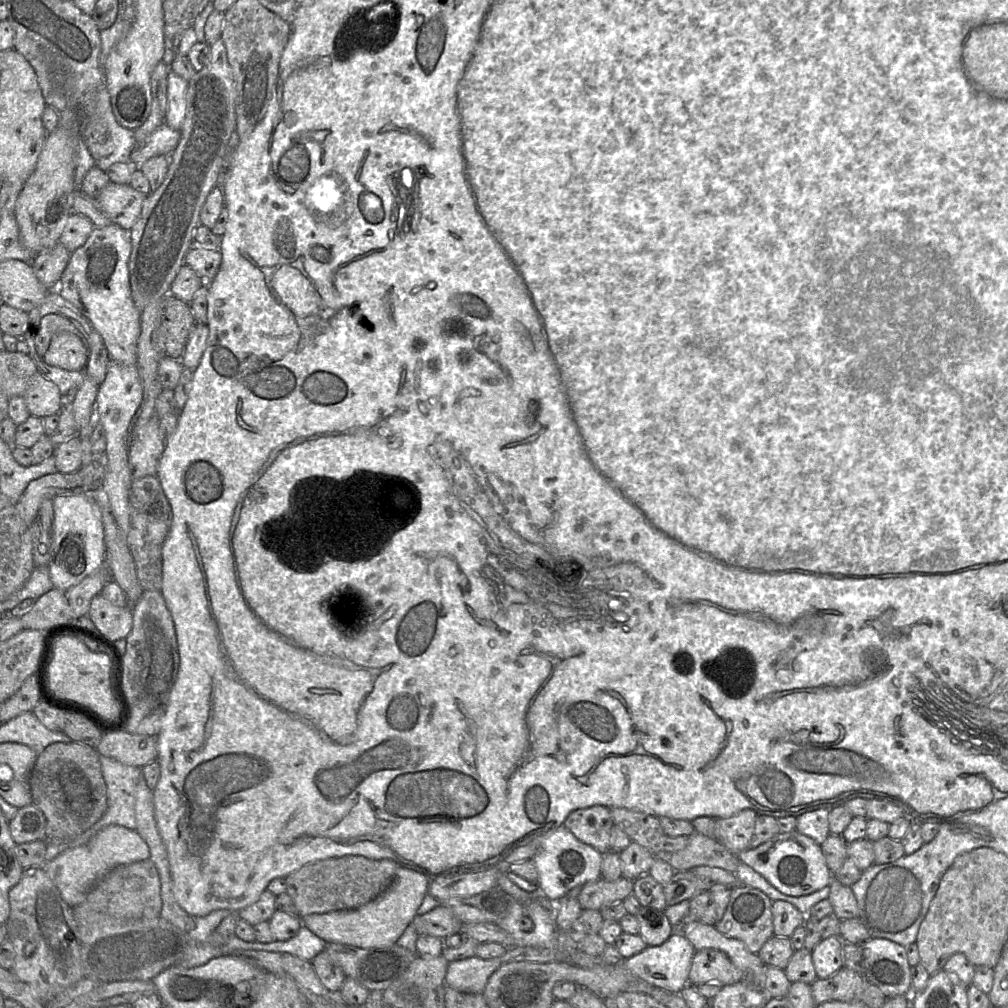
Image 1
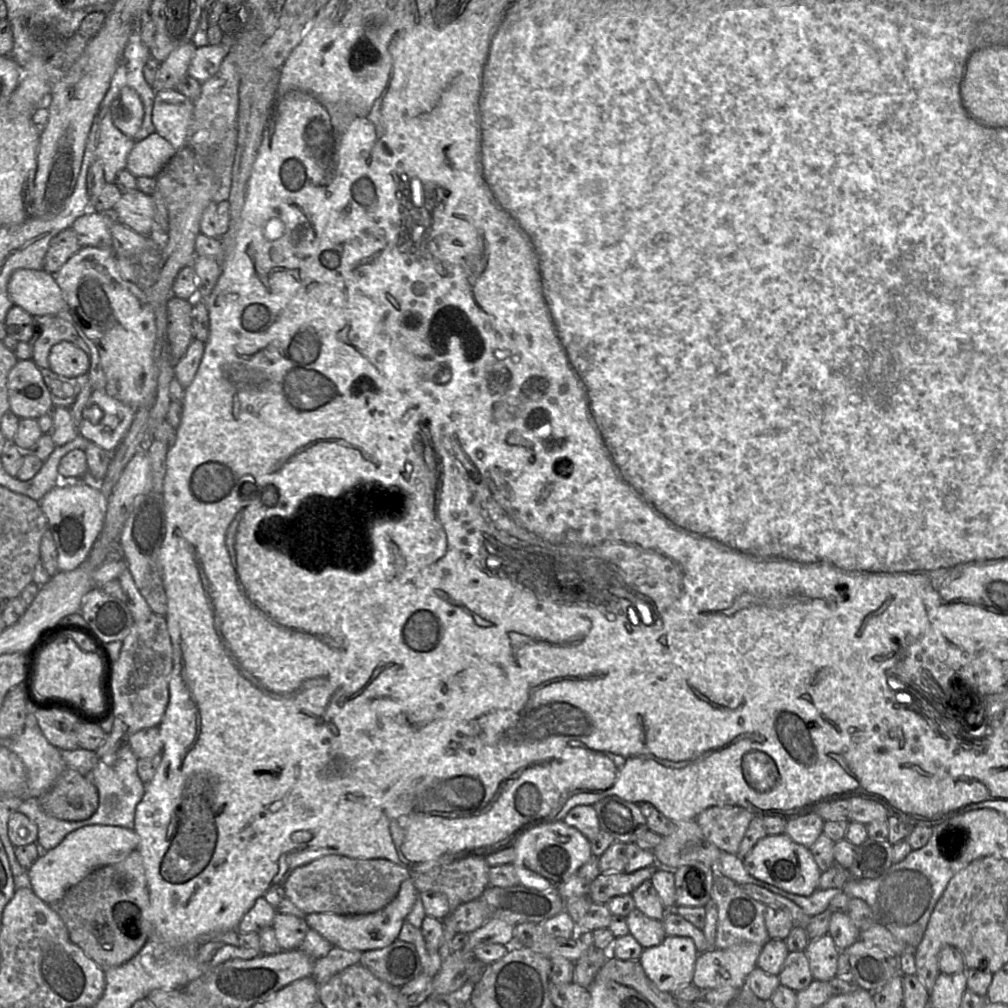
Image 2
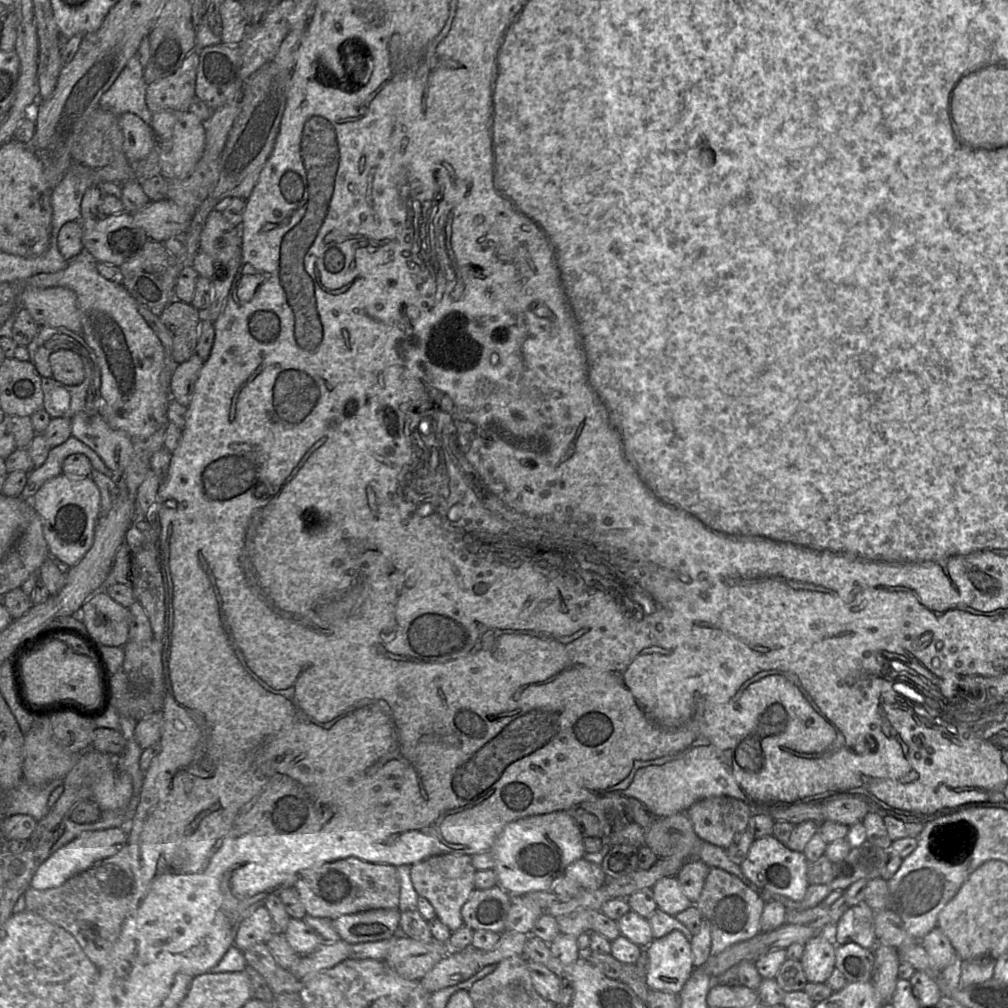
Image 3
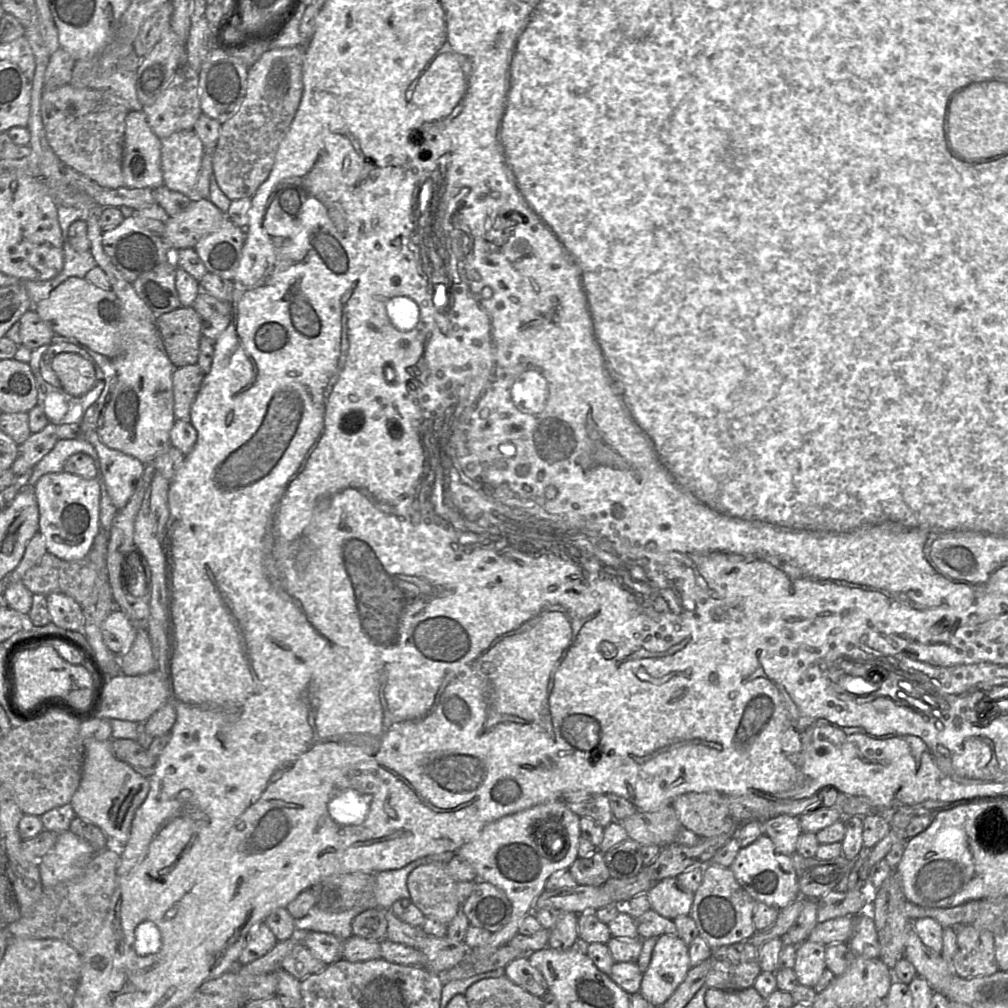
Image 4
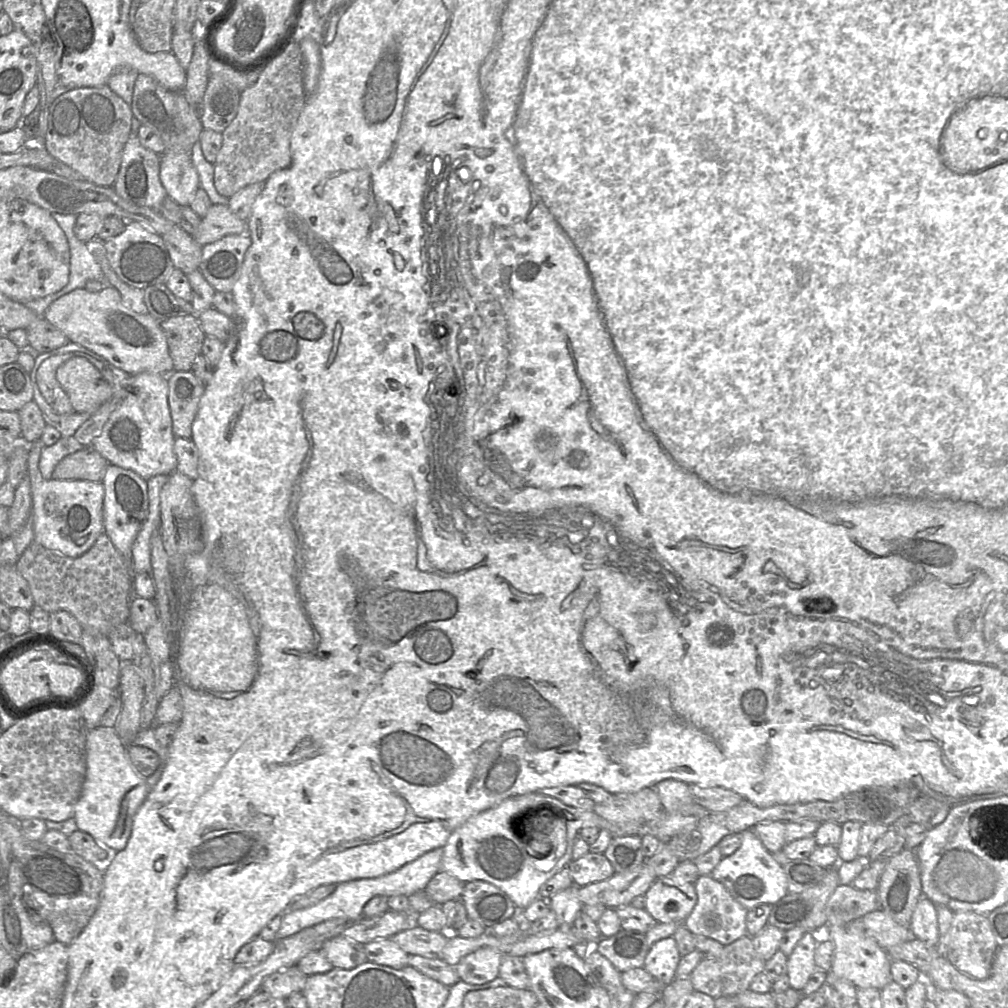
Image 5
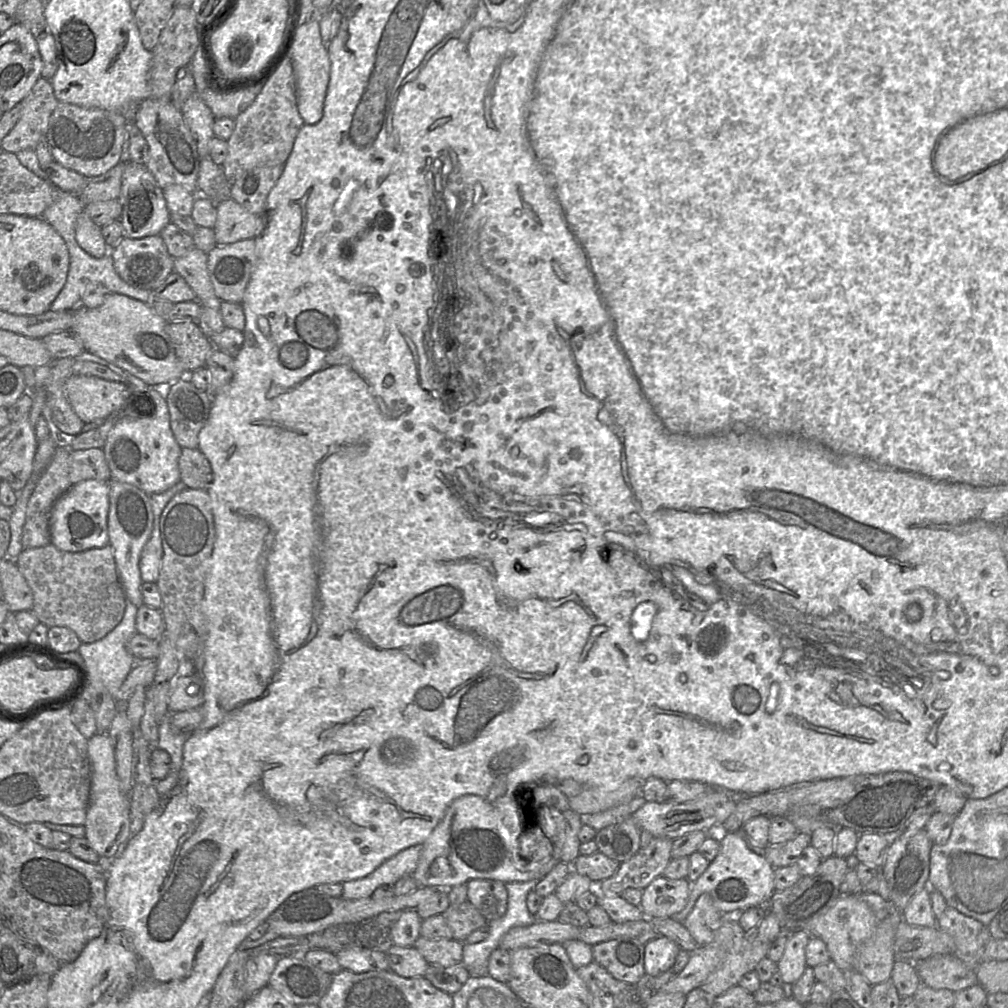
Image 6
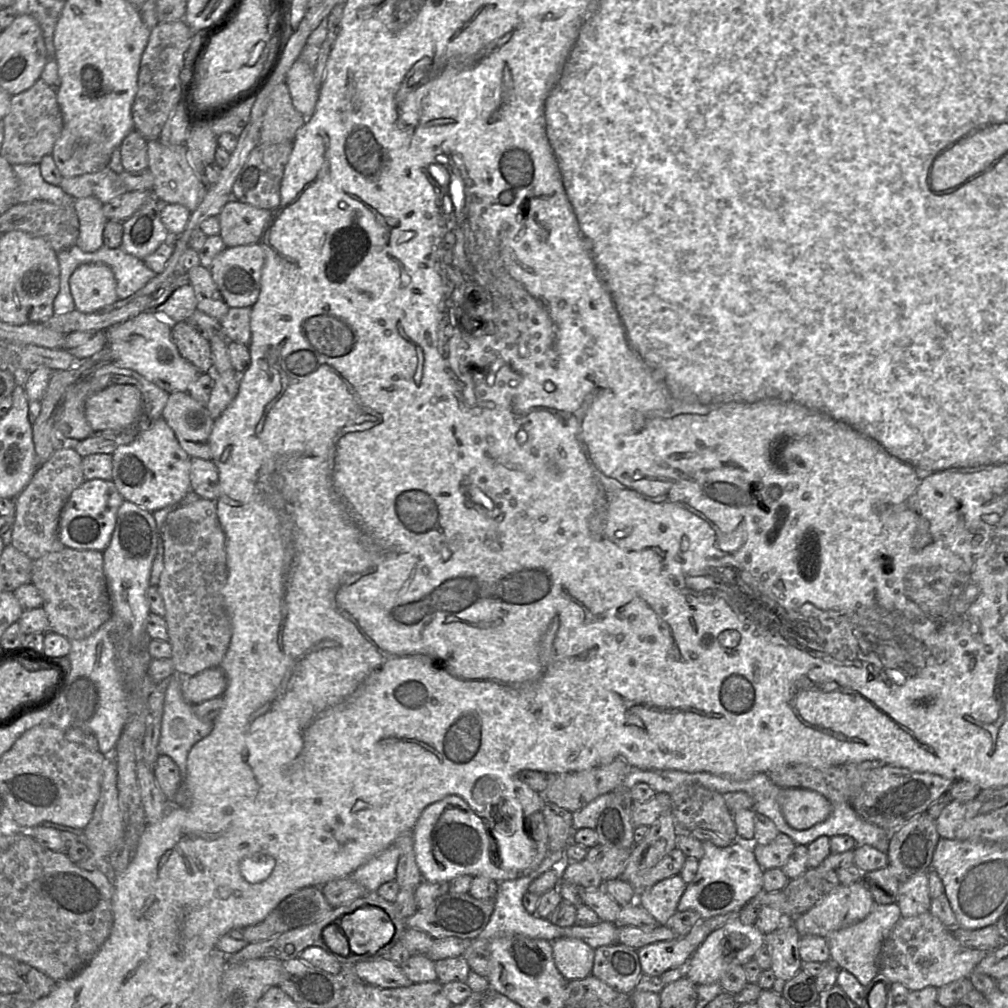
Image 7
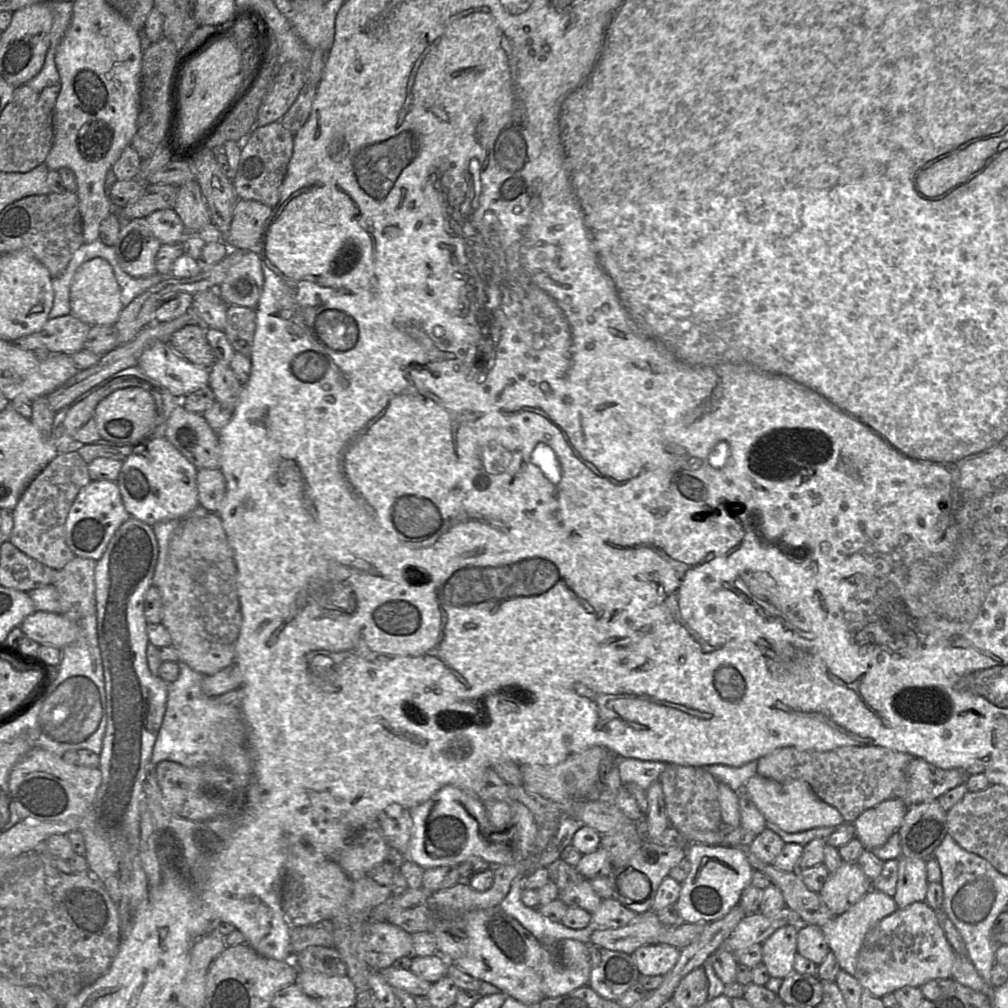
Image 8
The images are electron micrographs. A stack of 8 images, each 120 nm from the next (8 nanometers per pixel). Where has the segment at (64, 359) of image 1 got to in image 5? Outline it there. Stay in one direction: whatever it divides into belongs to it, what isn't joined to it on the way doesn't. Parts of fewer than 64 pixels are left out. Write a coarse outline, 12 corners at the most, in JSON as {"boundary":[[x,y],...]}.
{"boundary":[[85,357],[56,377],[76,412],[94,413],[112,387]]}

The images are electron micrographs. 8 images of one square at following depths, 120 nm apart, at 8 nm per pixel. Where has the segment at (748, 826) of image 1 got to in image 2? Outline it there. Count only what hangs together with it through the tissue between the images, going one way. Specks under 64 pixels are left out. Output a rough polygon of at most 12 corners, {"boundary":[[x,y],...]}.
{"boundary":[[713,806],[695,819],[721,851],[737,854],[755,814]]}

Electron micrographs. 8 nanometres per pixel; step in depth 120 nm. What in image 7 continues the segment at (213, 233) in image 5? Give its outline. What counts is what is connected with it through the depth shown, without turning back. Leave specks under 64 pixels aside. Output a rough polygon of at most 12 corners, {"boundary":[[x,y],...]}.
{"boundary":[[231,198],[218,215],[226,247],[258,243],[271,211]]}

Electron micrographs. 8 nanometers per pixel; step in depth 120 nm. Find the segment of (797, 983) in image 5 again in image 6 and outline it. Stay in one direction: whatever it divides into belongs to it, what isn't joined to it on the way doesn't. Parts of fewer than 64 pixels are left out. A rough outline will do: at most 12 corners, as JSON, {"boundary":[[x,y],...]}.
{"boundary":[[806,931],[789,935],[778,962],[784,983],[793,985],[805,972]]}

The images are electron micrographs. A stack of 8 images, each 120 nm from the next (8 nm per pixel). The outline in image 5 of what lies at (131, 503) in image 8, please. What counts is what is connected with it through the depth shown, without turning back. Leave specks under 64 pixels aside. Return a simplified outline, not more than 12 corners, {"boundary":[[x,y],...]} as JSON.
{"boundary":[[130,376],[92,442],[145,480],[177,470],[167,377]]}

